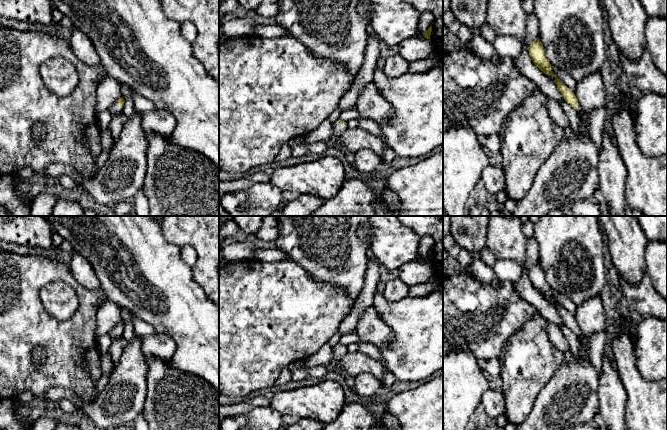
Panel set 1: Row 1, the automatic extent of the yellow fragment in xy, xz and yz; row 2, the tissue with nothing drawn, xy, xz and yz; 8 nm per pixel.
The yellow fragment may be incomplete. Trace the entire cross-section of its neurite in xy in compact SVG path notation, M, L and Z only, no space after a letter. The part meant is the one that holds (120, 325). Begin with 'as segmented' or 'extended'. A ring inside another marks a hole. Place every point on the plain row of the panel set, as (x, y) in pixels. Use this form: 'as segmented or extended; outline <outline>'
extended; outline M119 322L116 325L116 327L109 332L109 335L112 340L115 340L116 338L118 338L119 336L123 334L124 325L125 325L124 323Z

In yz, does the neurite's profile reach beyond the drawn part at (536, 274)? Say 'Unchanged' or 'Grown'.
Grown

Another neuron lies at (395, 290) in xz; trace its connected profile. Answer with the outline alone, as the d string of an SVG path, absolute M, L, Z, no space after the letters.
M399 277L385 284L383 296L387 301L399 301L409 295L409 286Z

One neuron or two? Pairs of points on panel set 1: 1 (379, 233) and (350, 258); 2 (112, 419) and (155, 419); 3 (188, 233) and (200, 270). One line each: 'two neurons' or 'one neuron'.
1: two neurons
2: two neurons
3: one neuron

